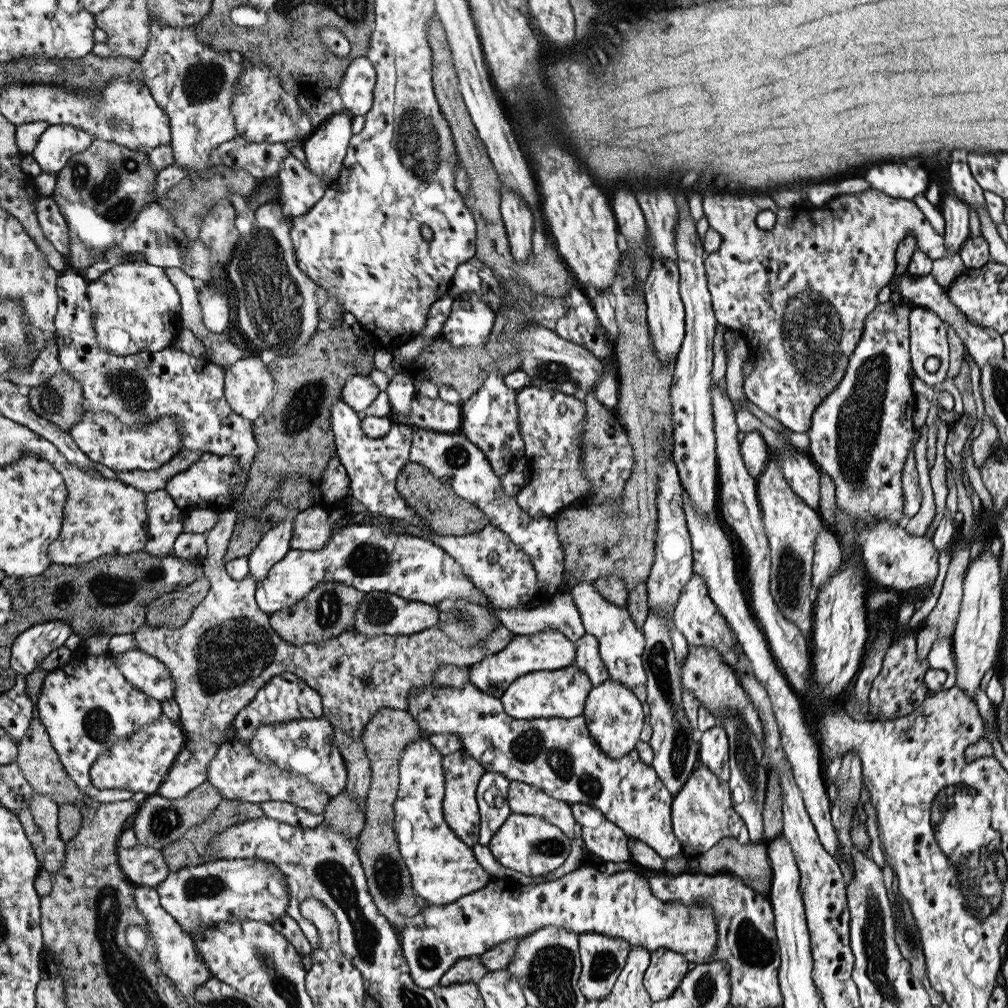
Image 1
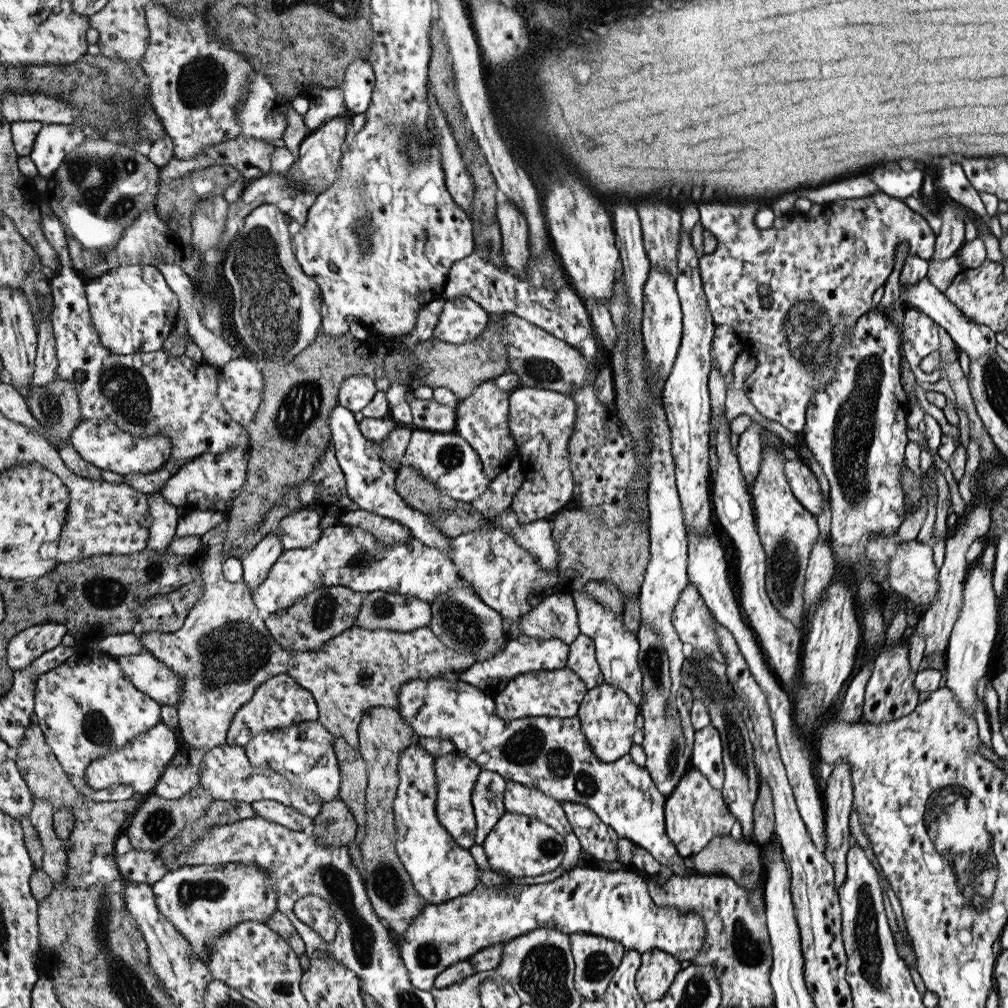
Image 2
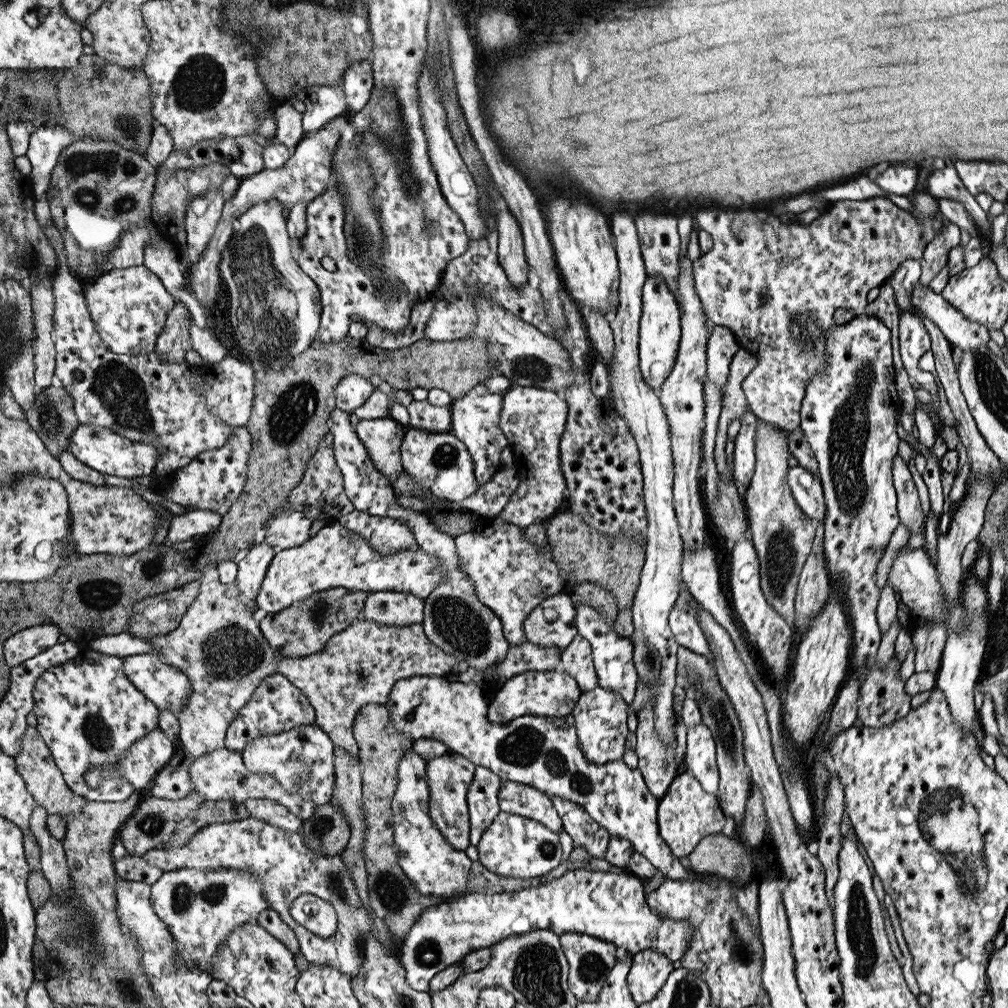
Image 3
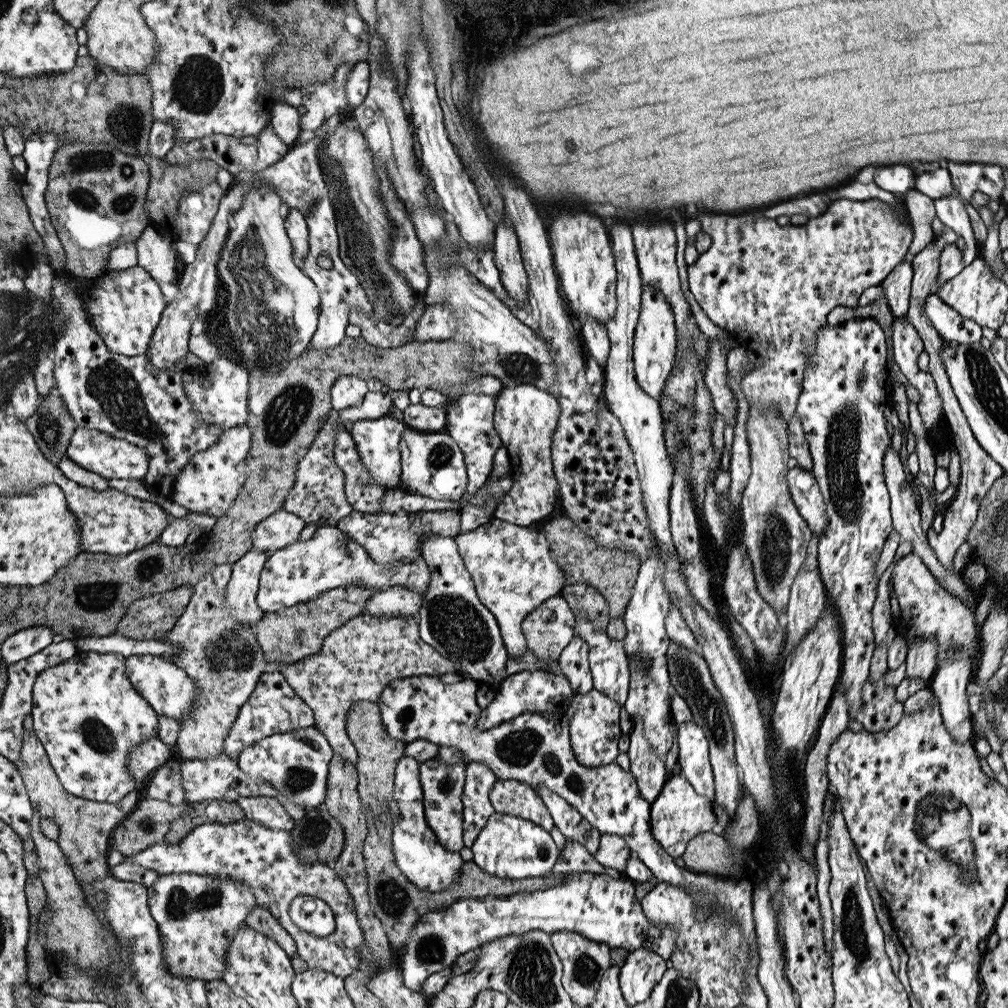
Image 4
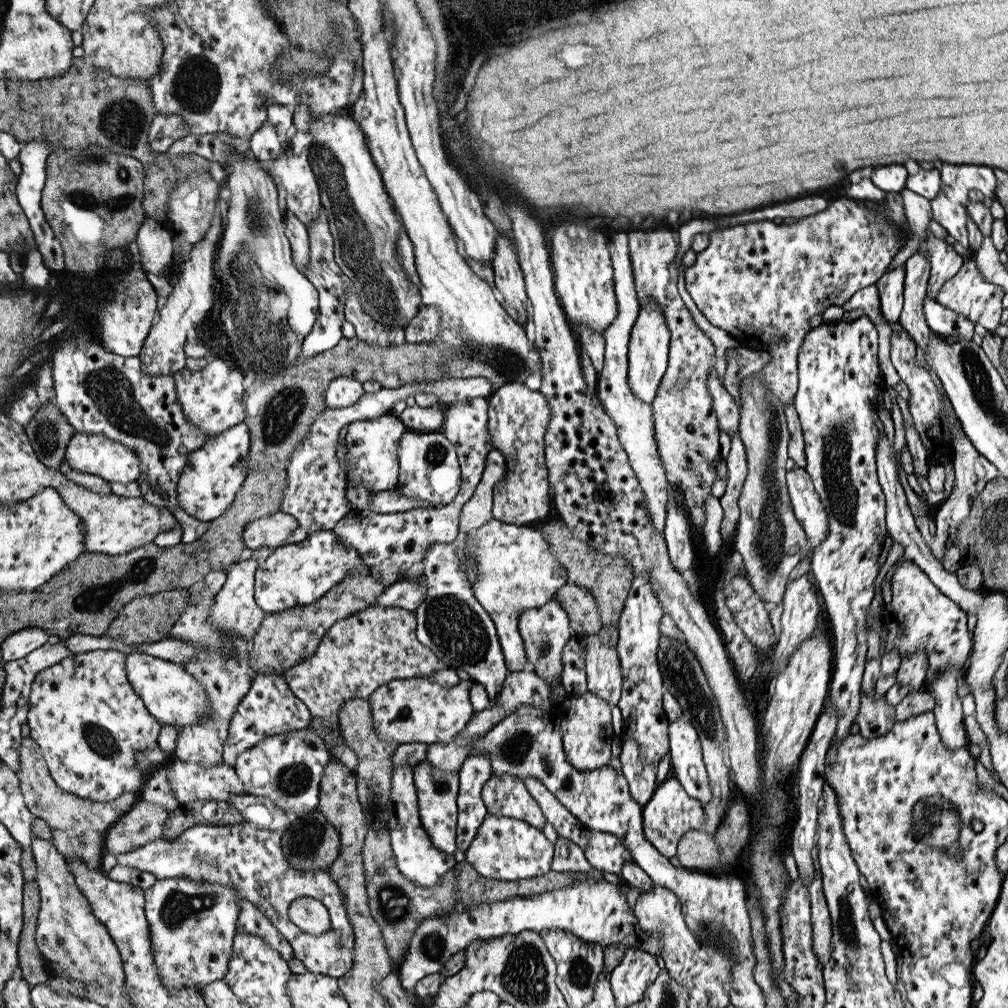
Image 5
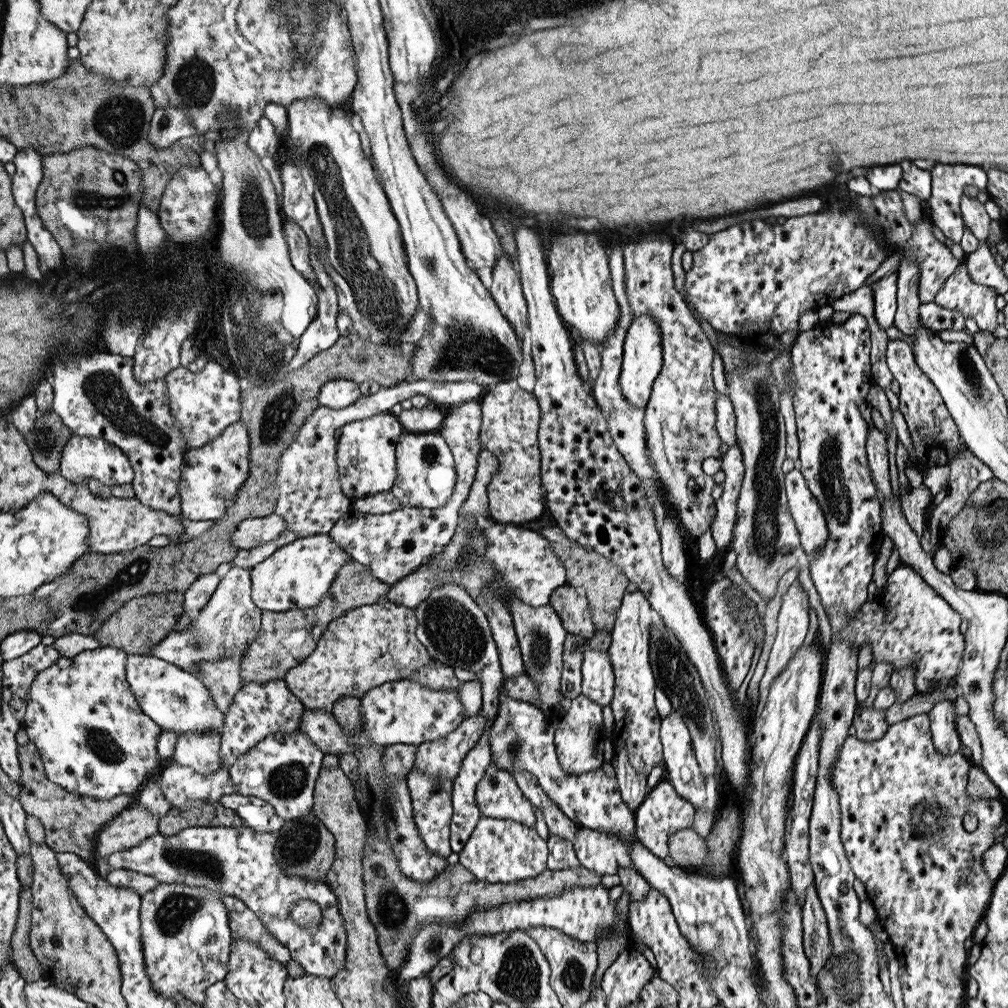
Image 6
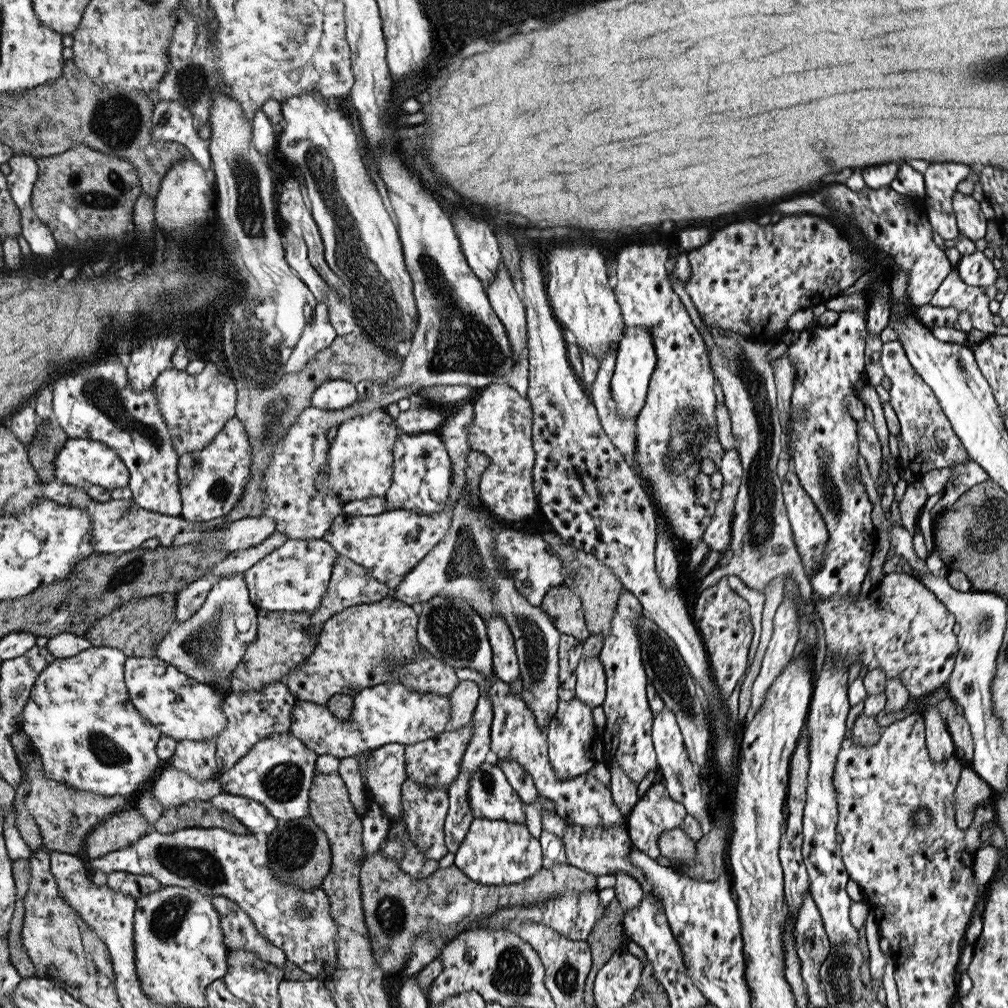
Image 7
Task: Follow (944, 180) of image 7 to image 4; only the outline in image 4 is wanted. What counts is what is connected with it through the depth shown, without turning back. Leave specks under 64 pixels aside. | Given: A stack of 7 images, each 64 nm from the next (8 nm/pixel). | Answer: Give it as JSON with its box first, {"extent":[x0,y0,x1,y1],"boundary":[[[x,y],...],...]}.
{"extent":[933,162,1003,266],"boundary":[[[947,162],[947,172],[949,172],[949,178],[951,178],[951,184],[953,188],[957,190],[957,196],[955,194],[949,194],[941,200],[933,200],[933,208],[935,208],[935,216],[941,224],[945,224],[945,228],[951,228],[959,240],[965,244],[961,254],[963,254],[963,264],[969,266],[973,260],[979,258],[979,246],[981,244],[975,244],[975,236],[973,236],[973,230],[971,230],[971,224],[965,222],[963,218],[963,202],[971,200],[973,194],[987,194],[989,200],[995,200],[995,202],[1001,202],[1001,194],[1003,194],[1003,168],[999,166],[991,166],[991,164],[955,164],[955,162]]]}

